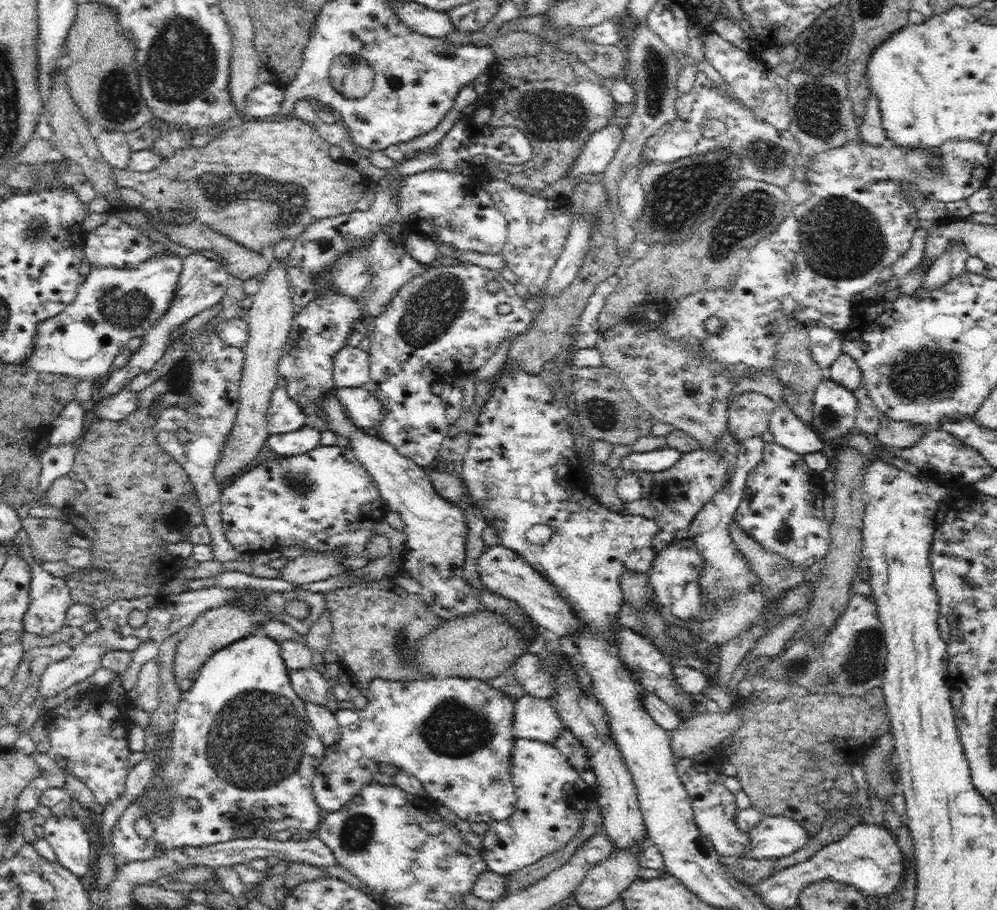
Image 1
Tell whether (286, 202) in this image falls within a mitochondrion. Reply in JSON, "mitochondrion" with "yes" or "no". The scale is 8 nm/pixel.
{"mitochondrion":"yes"}

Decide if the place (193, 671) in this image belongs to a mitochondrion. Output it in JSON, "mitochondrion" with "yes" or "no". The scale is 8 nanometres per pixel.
{"mitochondrion":"no"}

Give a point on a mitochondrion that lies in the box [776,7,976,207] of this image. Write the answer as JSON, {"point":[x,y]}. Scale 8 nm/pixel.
{"point":[817,107]}

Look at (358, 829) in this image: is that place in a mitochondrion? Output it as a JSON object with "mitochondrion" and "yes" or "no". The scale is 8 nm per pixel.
{"mitochondrion":"yes"}

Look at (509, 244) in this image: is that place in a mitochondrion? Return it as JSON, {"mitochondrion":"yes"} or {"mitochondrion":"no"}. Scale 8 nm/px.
{"mitochondrion":"no"}

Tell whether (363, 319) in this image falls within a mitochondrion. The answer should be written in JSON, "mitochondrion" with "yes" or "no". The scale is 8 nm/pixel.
{"mitochondrion":"no"}

